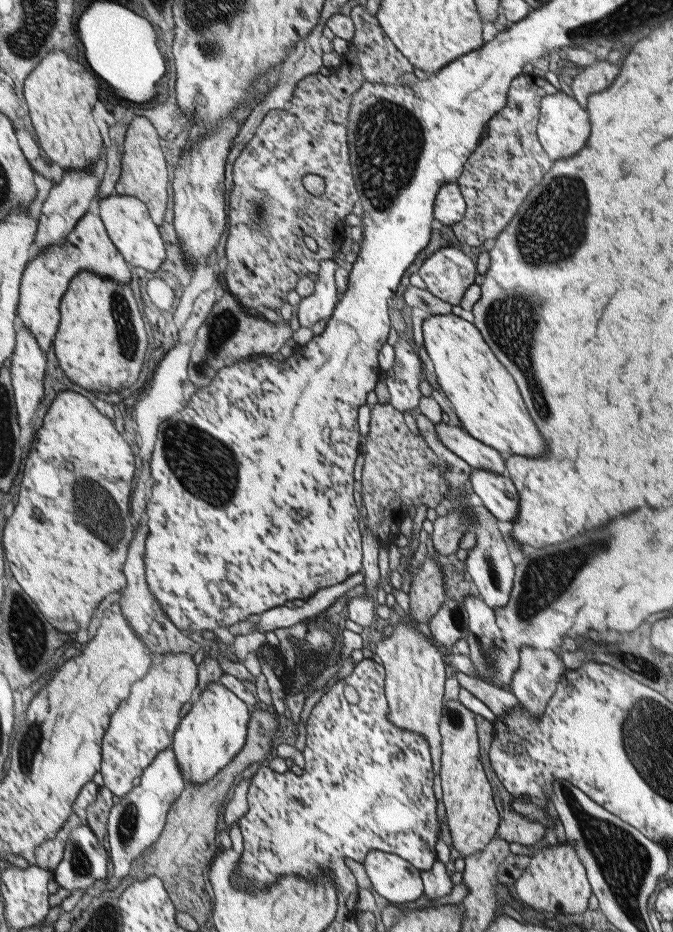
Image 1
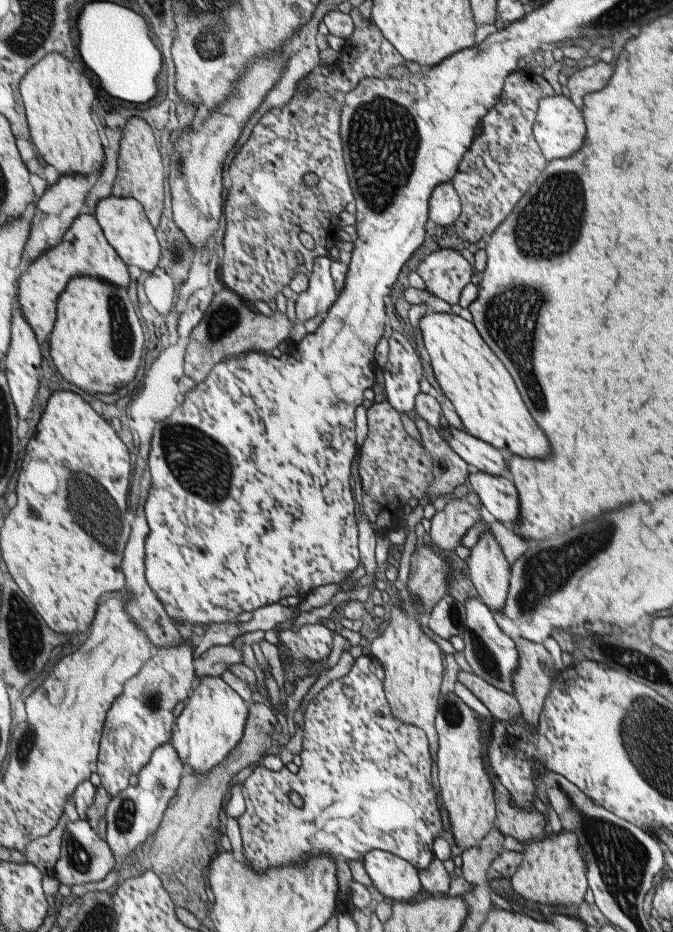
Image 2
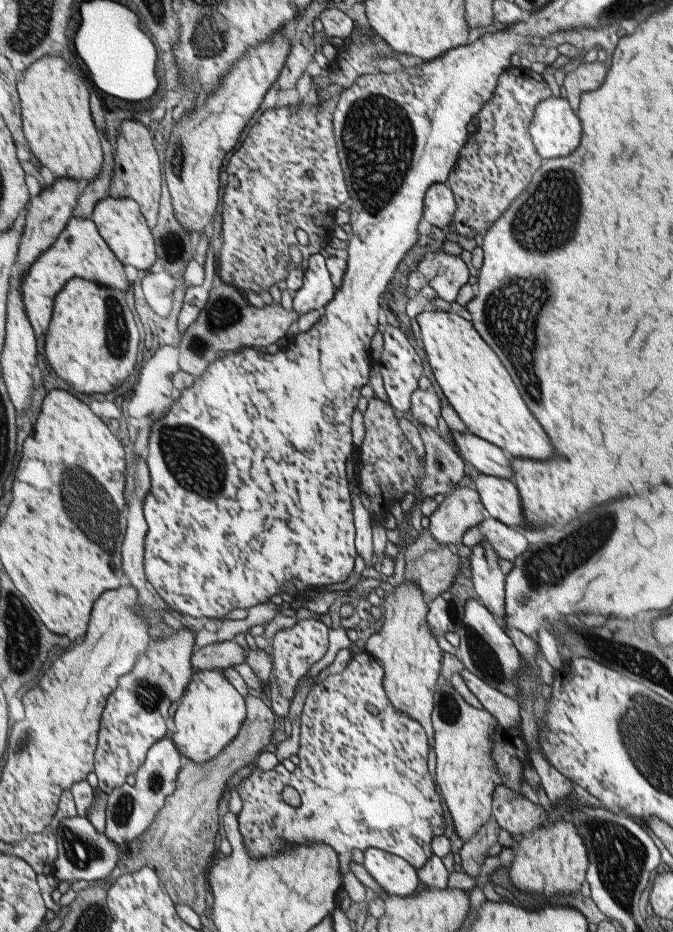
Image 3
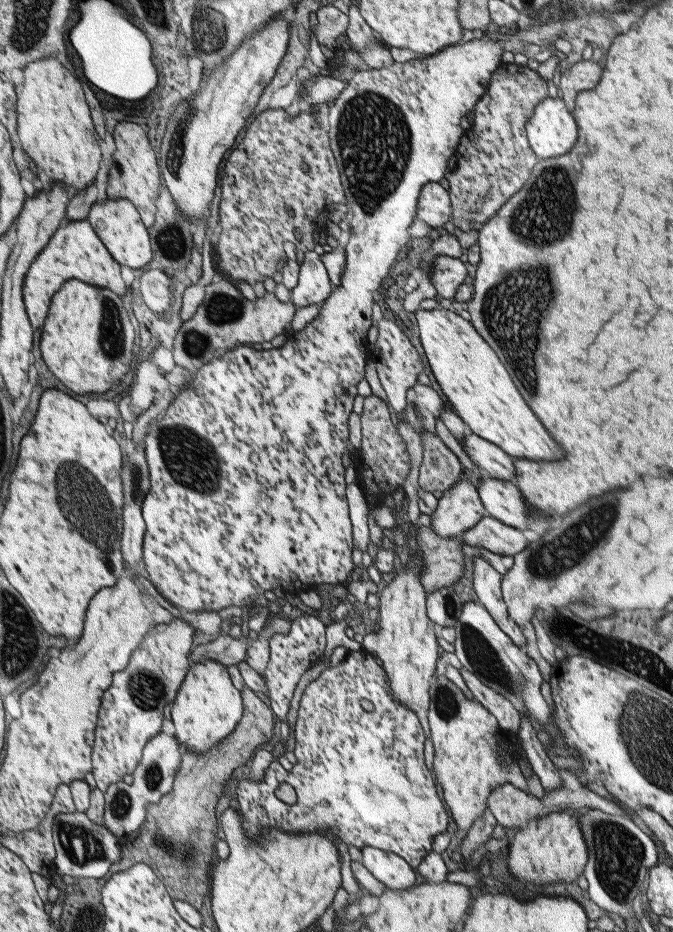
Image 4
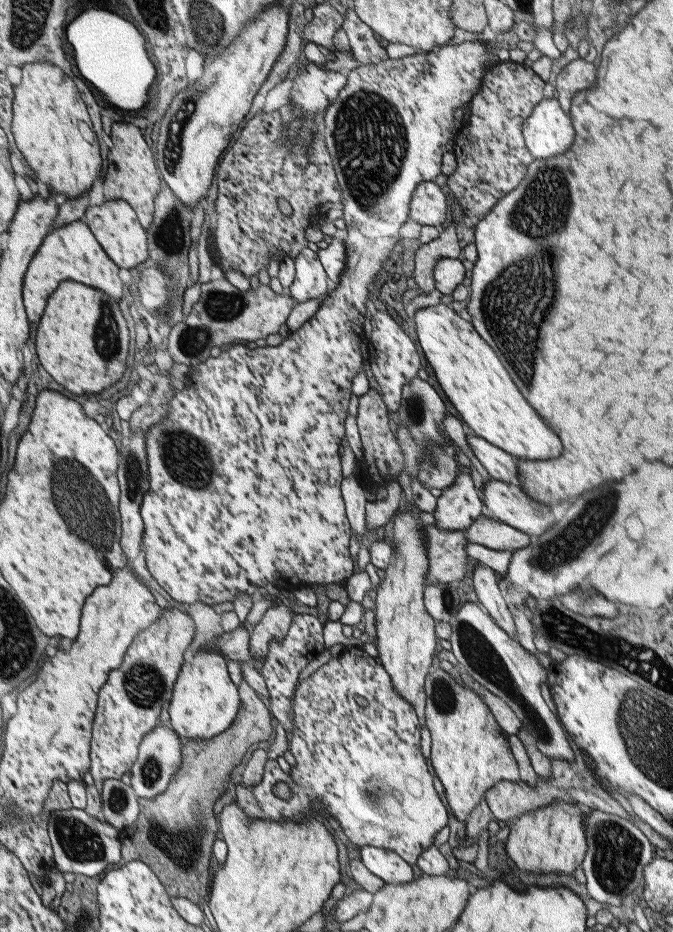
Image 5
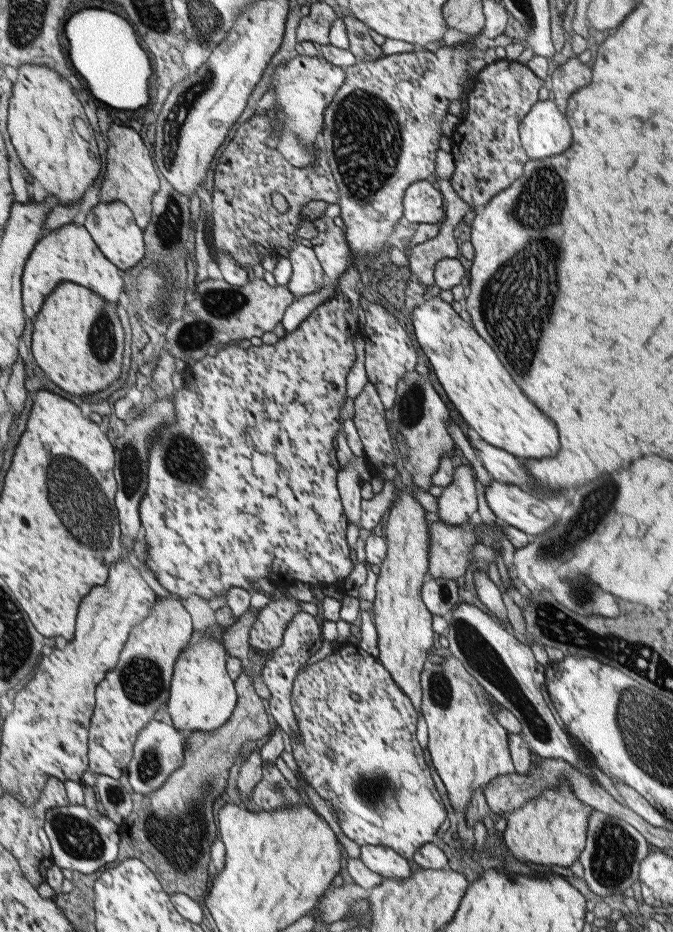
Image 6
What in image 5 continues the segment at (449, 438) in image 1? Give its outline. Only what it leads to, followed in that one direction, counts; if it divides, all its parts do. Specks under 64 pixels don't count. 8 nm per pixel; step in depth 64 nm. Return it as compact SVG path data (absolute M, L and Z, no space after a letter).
M465 428L465 436L467 436L469 450L477 458L479 464L485 468L491 479L519 486L515 457L489 444L475 433L473 434L469 428Z

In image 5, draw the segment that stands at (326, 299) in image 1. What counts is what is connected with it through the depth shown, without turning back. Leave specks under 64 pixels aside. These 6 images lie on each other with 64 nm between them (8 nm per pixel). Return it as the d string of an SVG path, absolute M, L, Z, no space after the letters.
M304 248L294 261L295 282L288 288L291 297L299 303L326 298L332 289L332 283L321 262L319 251Z

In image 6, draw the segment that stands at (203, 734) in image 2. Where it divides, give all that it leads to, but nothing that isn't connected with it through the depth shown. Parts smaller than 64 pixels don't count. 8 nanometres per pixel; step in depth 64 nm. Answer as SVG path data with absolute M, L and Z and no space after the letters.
M215 625L206 632L201 632L199 639L190 644L189 649L184 648L178 658L167 707L173 724L186 734L194 730L209 732L224 727L239 705L236 681L227 670L230 654L222 641L225 631L225 628Z

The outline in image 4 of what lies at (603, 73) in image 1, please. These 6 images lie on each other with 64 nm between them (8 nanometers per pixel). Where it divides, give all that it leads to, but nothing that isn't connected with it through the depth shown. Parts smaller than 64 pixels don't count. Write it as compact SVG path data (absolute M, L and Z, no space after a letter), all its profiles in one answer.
M581 60L571 67L566 66L565 72L560 76L557 89L561 90L560 99L569 110L574 108L579 92L596 87L600 82L602 71L601 66L591 60Z

